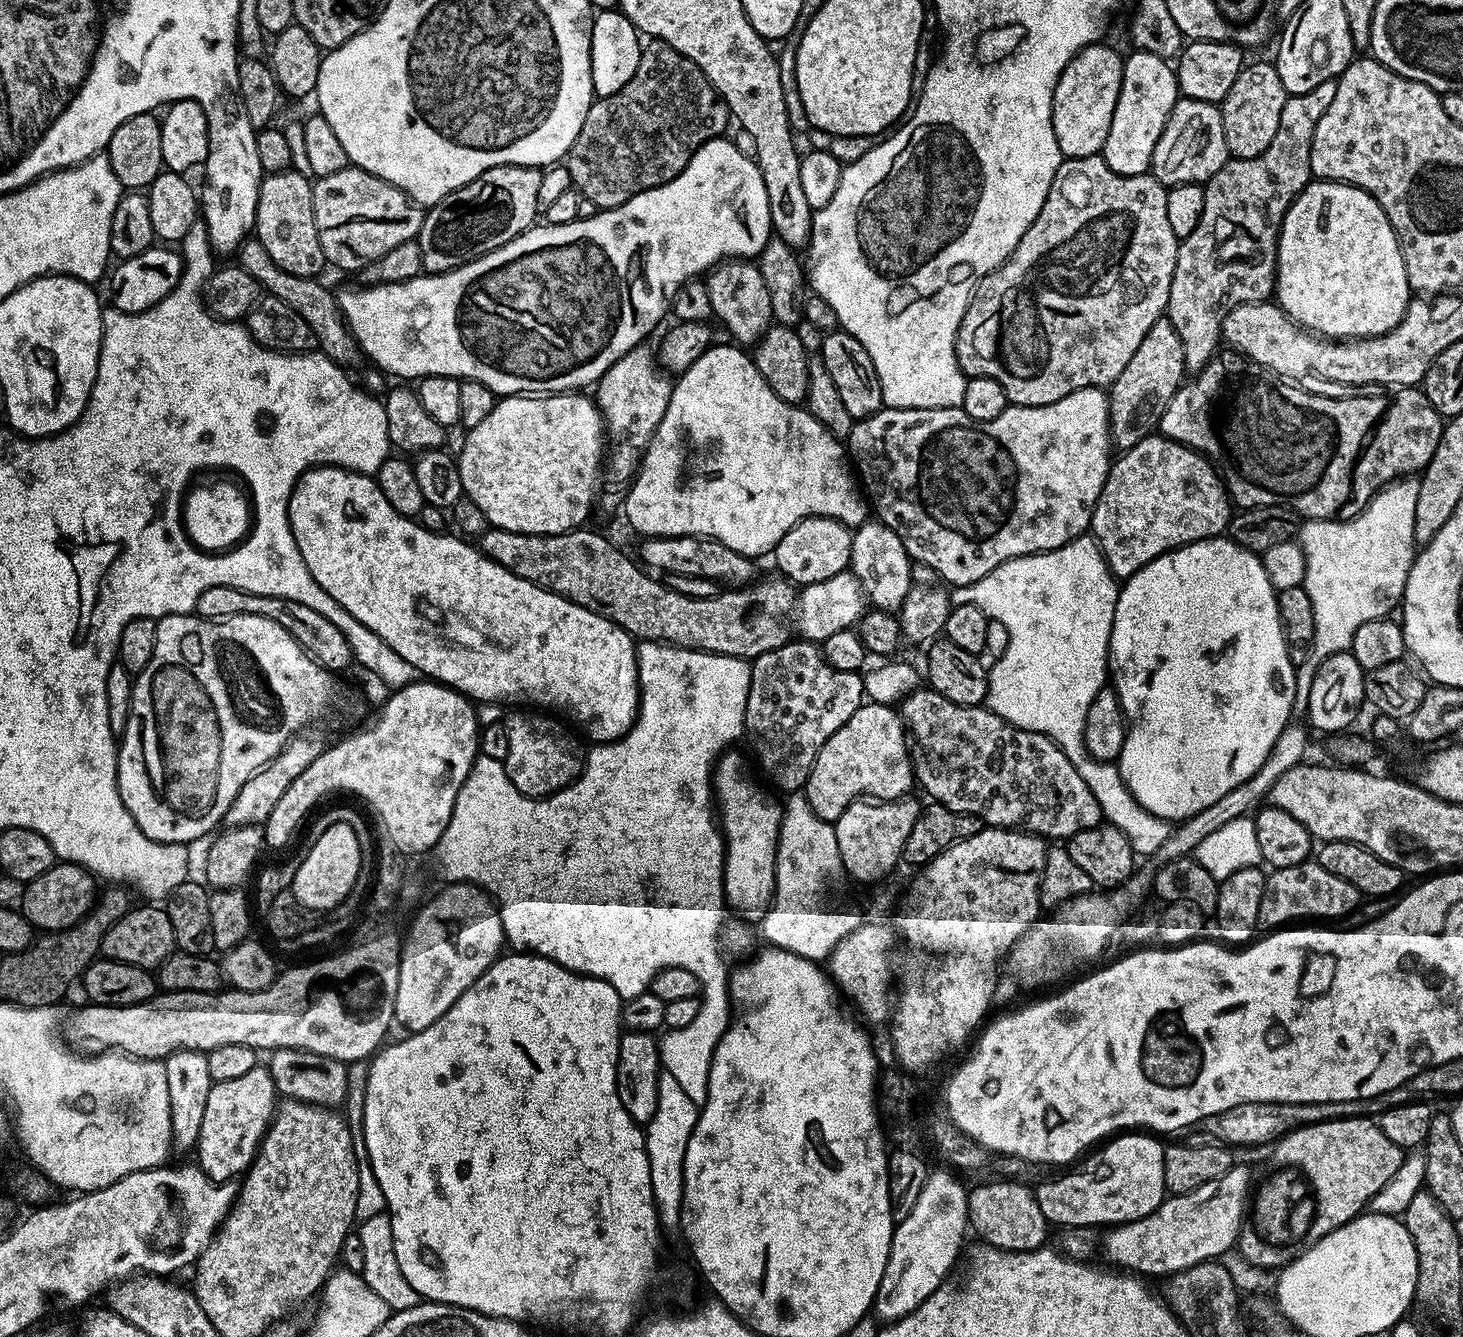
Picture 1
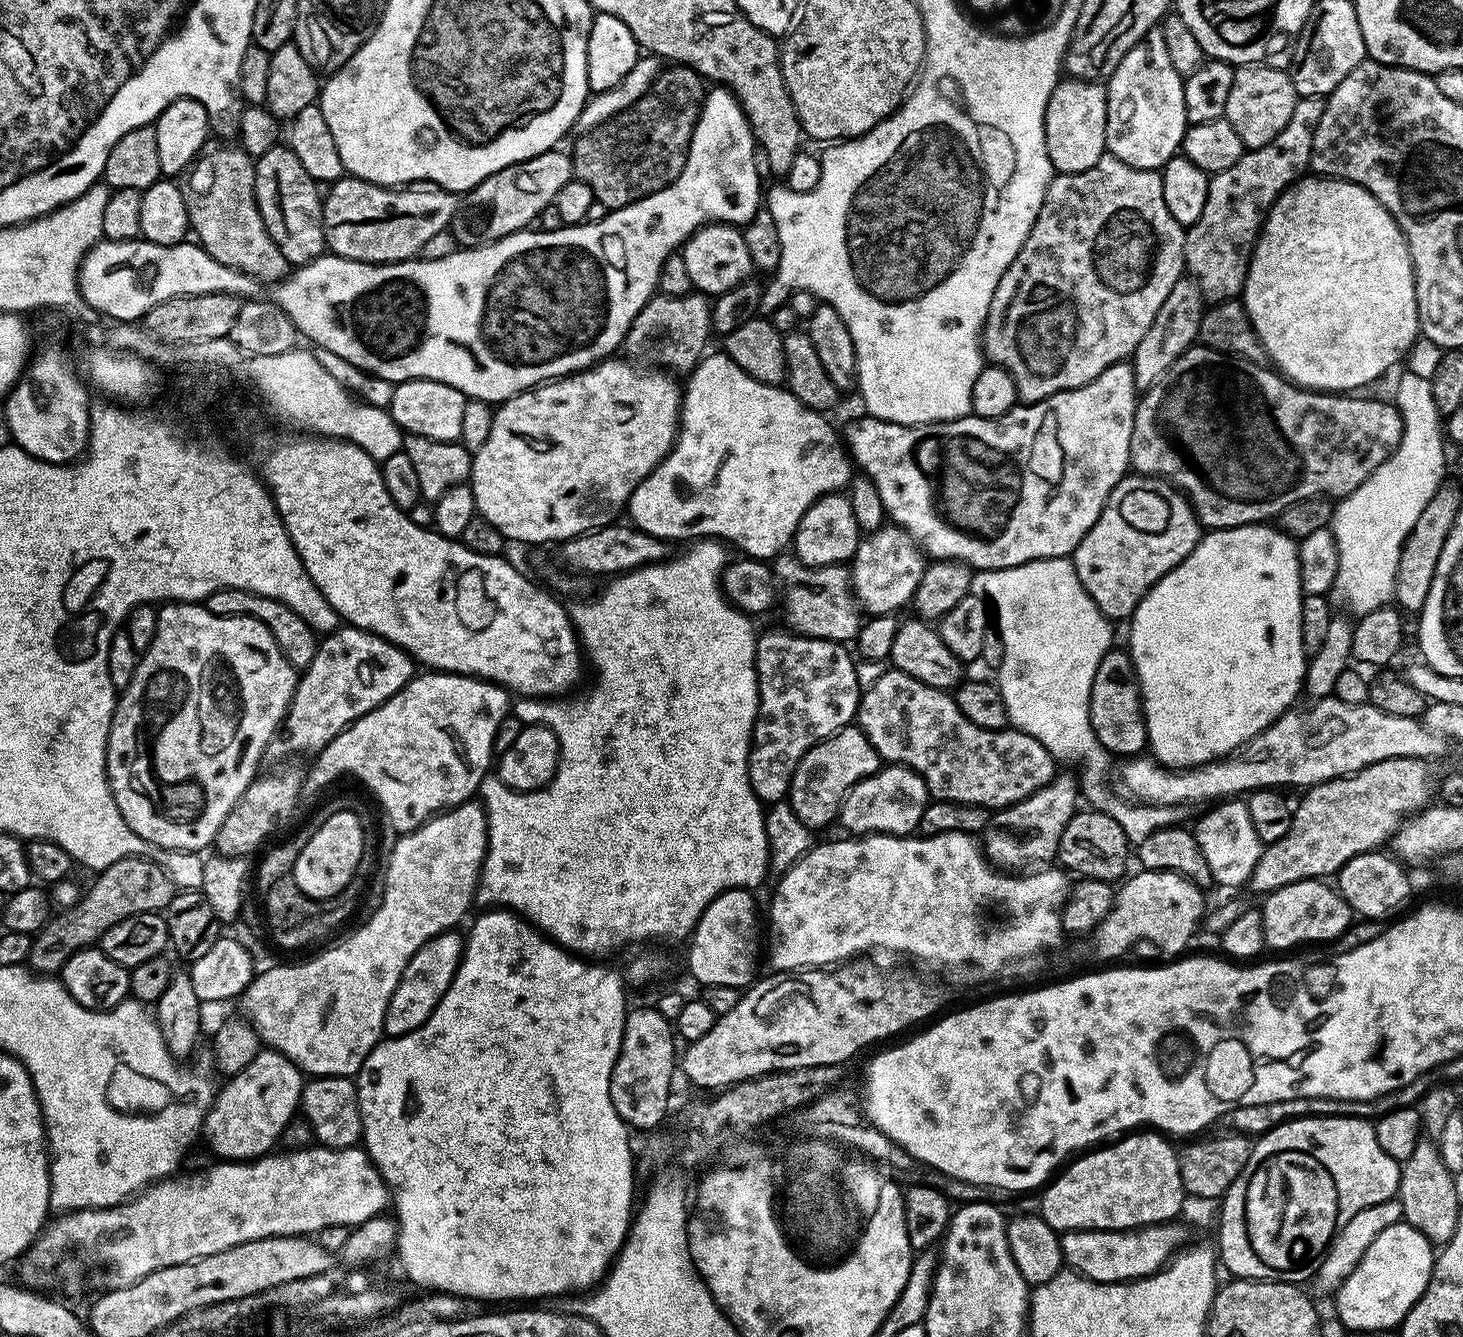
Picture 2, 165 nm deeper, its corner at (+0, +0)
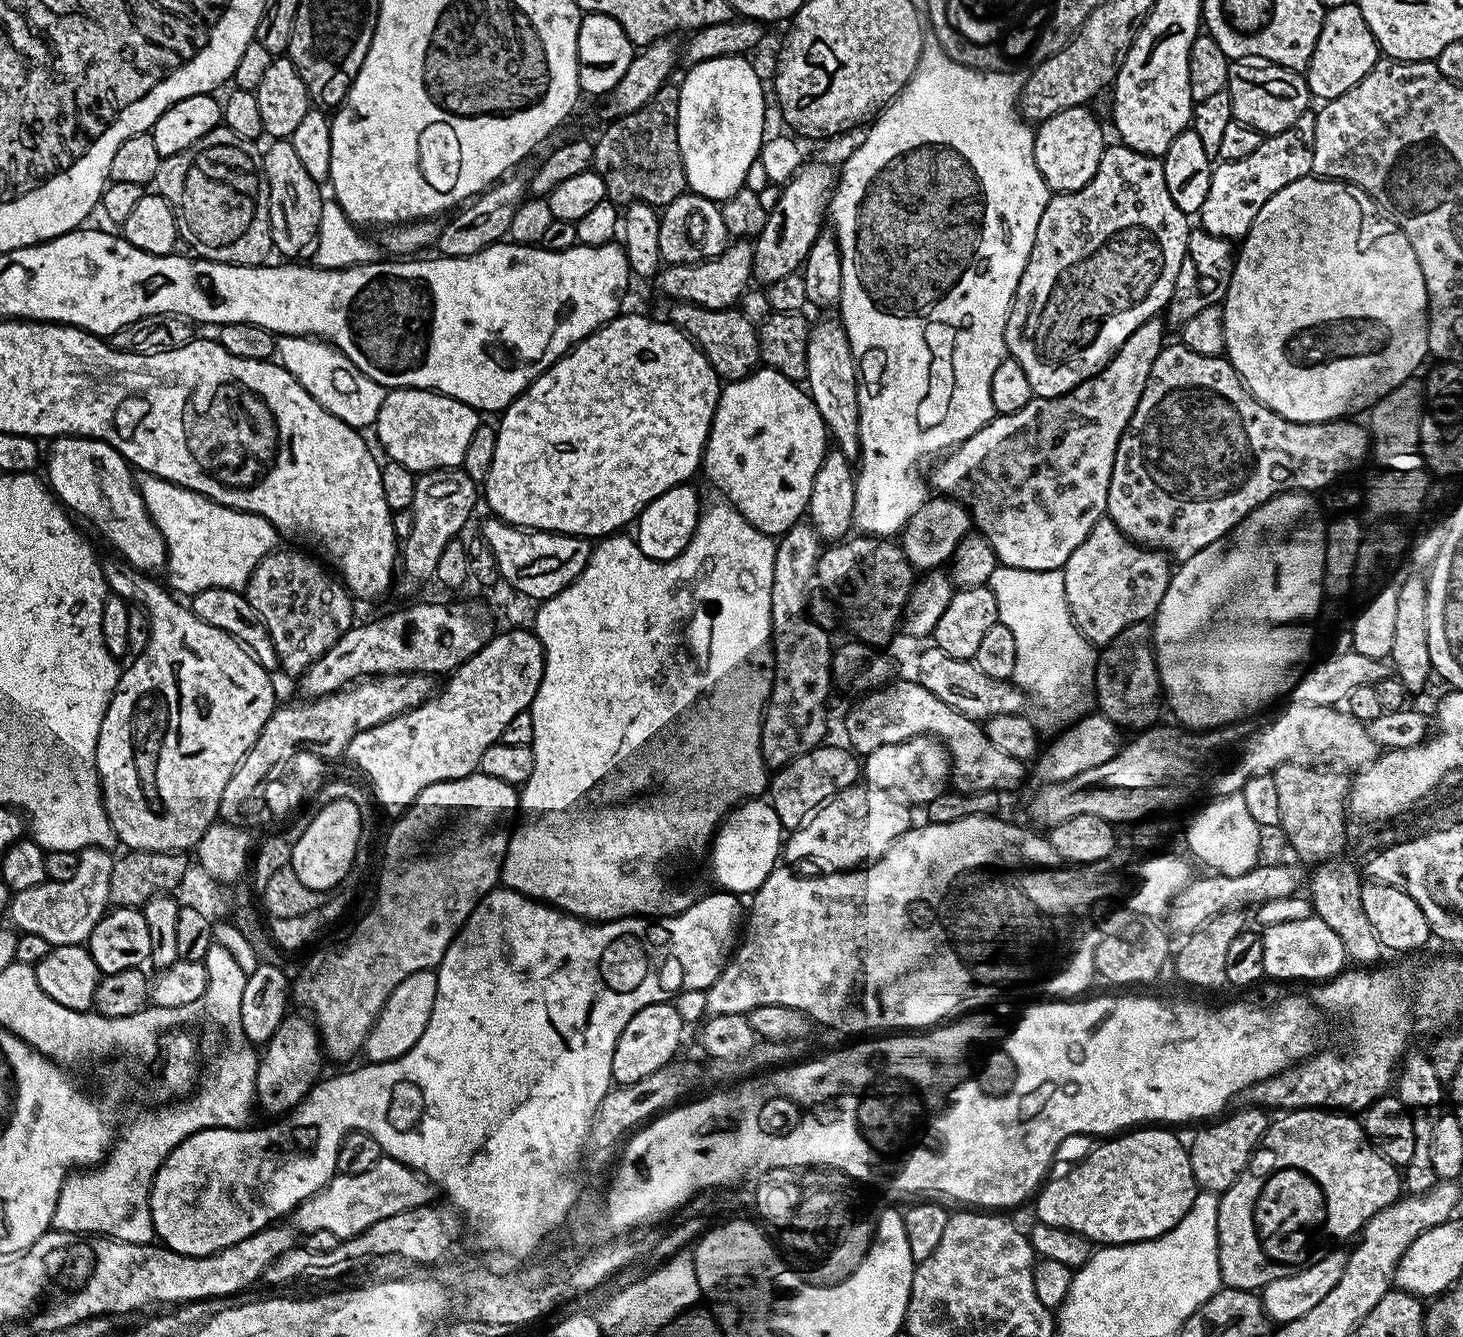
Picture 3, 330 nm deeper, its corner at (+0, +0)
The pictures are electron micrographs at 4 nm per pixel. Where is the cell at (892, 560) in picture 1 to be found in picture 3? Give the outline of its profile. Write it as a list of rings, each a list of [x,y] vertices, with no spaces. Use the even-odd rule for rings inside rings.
[[[839,319],[820,320],[817,324],[815,321],[809,327],[806,370],[808,371],[807,394],[814,402],[814,406],[818,406],[818,414],[822,414],[822,422],[828,427],[831,443],[839,452],[846,454],[849,462],[859,461],[860,411],[858,410],[858,386],[856,385],[858,373],[850,338]]]

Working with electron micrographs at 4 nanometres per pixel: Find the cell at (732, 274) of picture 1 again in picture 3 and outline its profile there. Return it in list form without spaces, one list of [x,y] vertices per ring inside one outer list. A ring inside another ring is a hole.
[[[685,194],[674,198],[674,202],[663,205],[660,212],[658,248],[661,261],[665,265],[700,264],[703,260],[712,260],[727,250],[729,243],[726,222],[722,222],[720,204],[717,201],[695,194]]]

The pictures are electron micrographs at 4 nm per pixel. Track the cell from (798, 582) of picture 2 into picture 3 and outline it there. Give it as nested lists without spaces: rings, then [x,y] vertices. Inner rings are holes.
[[[856,534],[829,543],[821,551],[816,564],[819,587],[827,592],[843,619],[844,616],[848,619],[848,628],[856,635],[853,637],[877,650],[887,646],[901,627],[914,583],[912,563],[906,558],[903,547],[892,543],[896,542],[879,536]]]

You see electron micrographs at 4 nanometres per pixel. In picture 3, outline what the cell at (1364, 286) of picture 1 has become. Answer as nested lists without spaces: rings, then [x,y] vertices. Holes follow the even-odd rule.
[[[1303,176],[1290,186],[1282,186],[1278,194],[1258,210],[1258,218],[1238,248],[1232,266],[1232,281],[1222,301],[1224,309],[1224,350],[1223,355],[1234,366],[1240,381],[1247,386],[1250,394],[1258,398],[1270,410],[1290,422],[1326,422],[1351,417],[1352,412],[1371,409],[1377,400],[1383,400],[1387,392],[1393,392],[1400,384],[1413,379],[1428,350],[1428,291],[1422,278],[1422,266],[1414,254],[1414,246],[1406,234],[1393,220],[1385,216],[1371,196],[1361,188],[1351,188],[1342,180],[1325,180],[1319,176]]]

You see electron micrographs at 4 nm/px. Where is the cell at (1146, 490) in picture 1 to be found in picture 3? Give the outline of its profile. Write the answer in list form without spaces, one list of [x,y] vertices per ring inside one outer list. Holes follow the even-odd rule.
[[[1105,518],[1086,534],[1082,546],[1070,554],[1062,571],[1074,626],[1093,646],[1106,646],[1118,638],[1126,626],[1142,624],[1155,617],[1174,568],[1165,553],[1135,544],[1123,536],[1116,523]]]

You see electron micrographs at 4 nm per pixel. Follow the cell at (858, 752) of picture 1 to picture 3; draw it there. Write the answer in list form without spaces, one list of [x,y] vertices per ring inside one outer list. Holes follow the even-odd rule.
[[[825,742],[820,747],[791,760],[784,768],[771,773],[766,789],[767,799],[778,814],[780,825],[786,830],[800,827],[809,815],[825,804],[831,796],[853,787],[861,779],[862,764],[857,753],[847,746]]]

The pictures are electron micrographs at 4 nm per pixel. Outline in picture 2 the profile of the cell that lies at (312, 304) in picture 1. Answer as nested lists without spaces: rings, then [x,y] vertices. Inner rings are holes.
[[[244,152],[240,155],[240,170],[242,192],[210,192],[216,180],[214,164],[210,158],[197,156],[186,173],[188,184],[183,185],[188,222],[194,236],[196,232],[195,239],[206,250],[206,254],[210,254],[210,258],[222,266],[230,266],[254,277],[261,285],[275,286],[290,275],[290,265],[286,258],[282,258],[282,250],[274,246],[274,238],[270,238],[262,222],[254,190],[256,165],[253,157]]]

